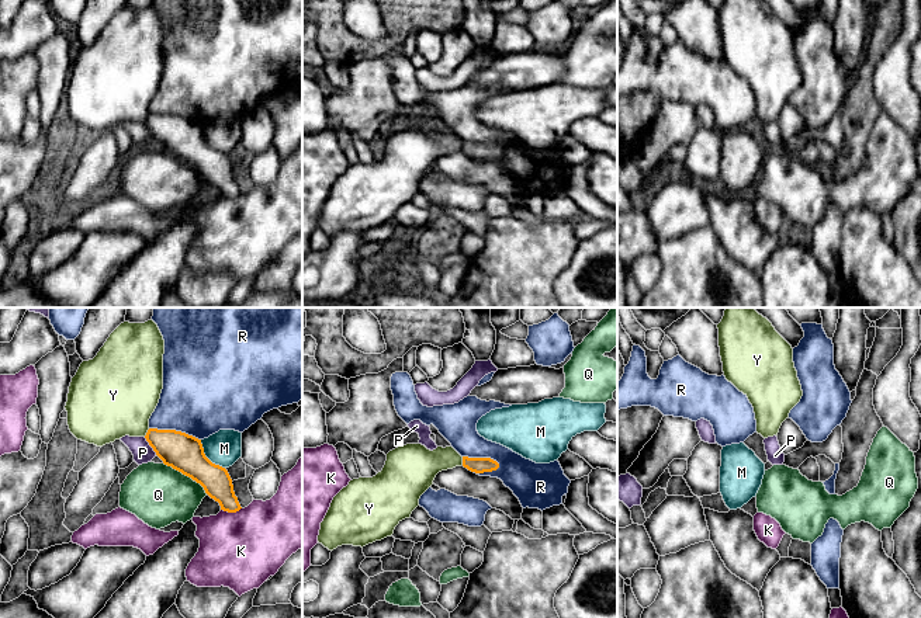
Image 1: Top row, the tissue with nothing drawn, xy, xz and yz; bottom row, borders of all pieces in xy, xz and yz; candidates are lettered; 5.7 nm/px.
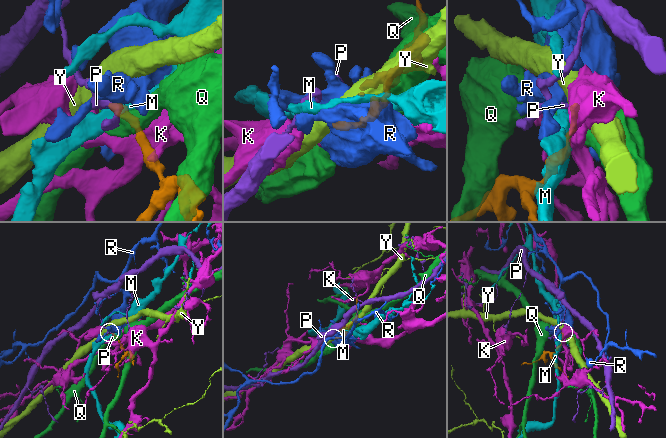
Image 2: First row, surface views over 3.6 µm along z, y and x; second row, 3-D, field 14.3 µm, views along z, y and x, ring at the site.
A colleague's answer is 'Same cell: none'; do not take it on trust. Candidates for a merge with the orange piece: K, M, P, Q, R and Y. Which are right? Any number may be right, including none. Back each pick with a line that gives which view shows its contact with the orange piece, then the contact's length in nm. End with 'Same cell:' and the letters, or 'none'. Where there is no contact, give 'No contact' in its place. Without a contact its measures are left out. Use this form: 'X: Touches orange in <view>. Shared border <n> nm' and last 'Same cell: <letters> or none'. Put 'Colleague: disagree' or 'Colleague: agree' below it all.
Same cell: none
Colleague: agree

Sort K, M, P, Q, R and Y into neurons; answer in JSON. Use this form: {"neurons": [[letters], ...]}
{"neurons": [["K"], ["M"], ["P"], ["Q"], ["R"], ["Y"]]}

